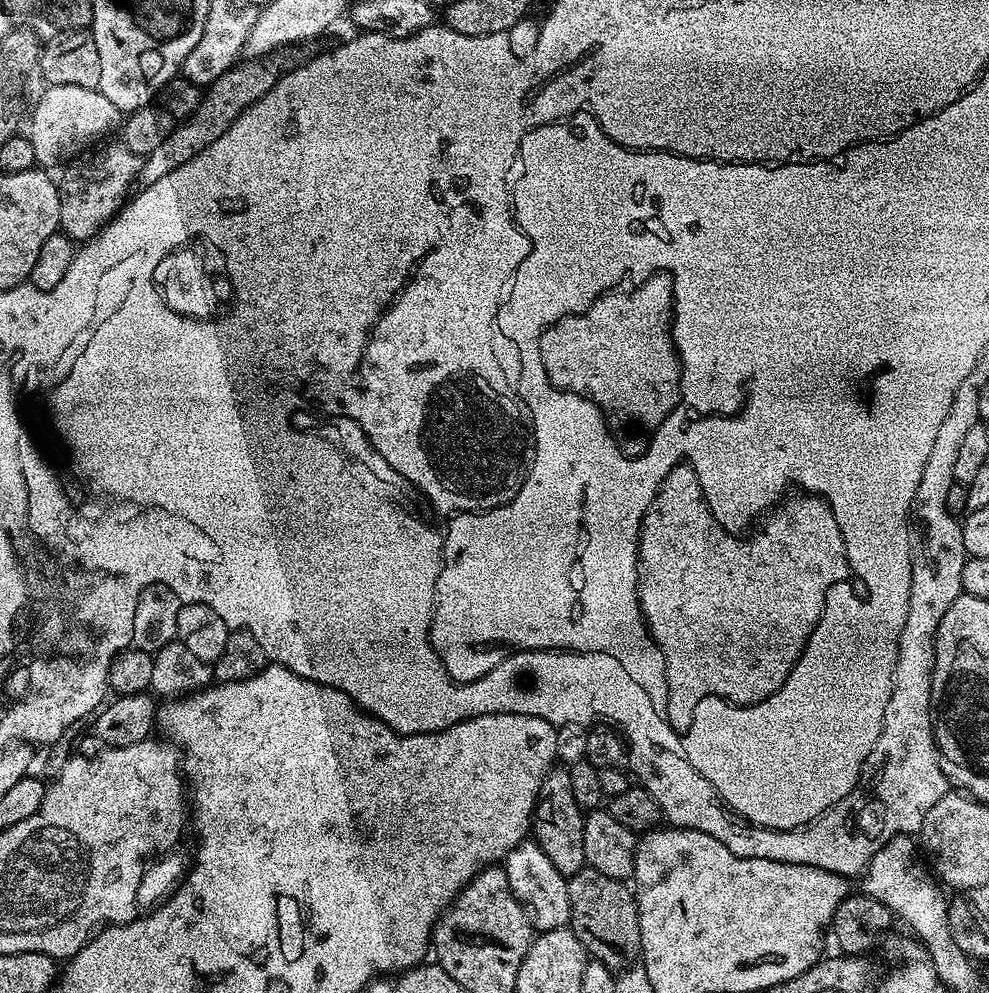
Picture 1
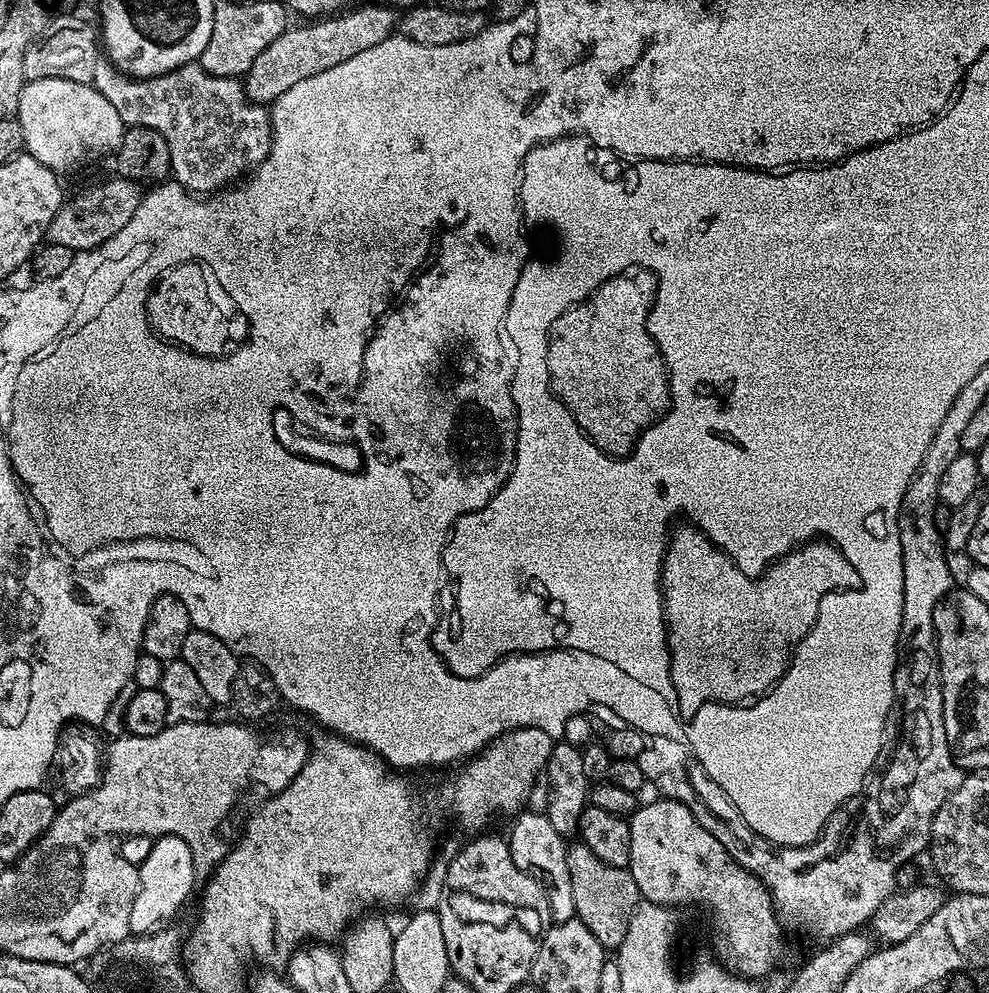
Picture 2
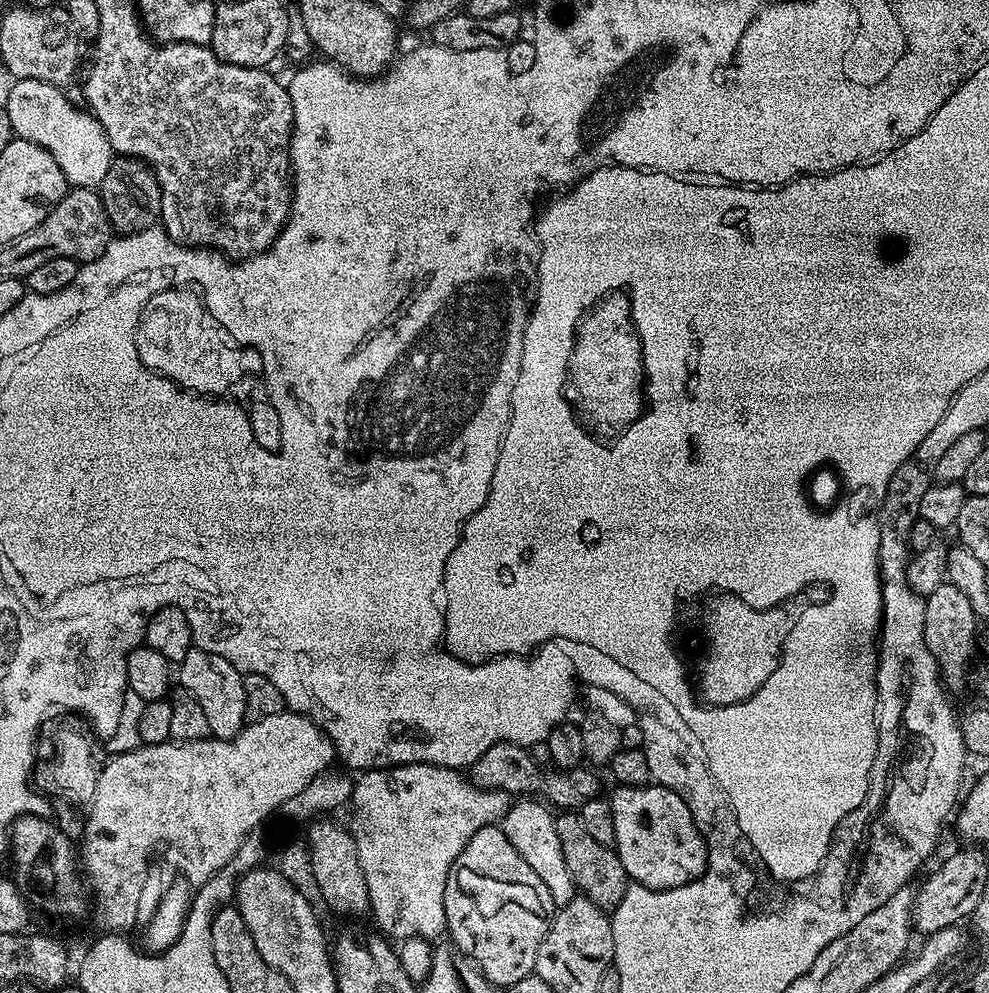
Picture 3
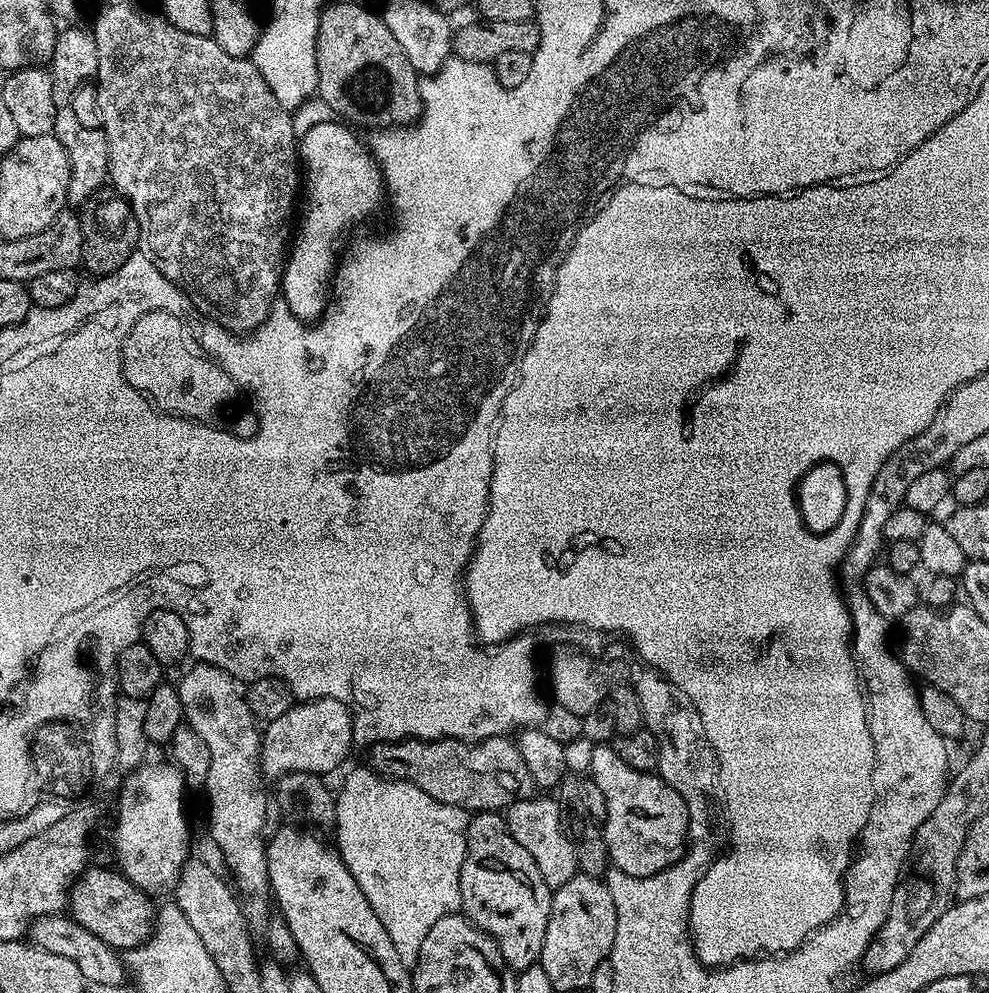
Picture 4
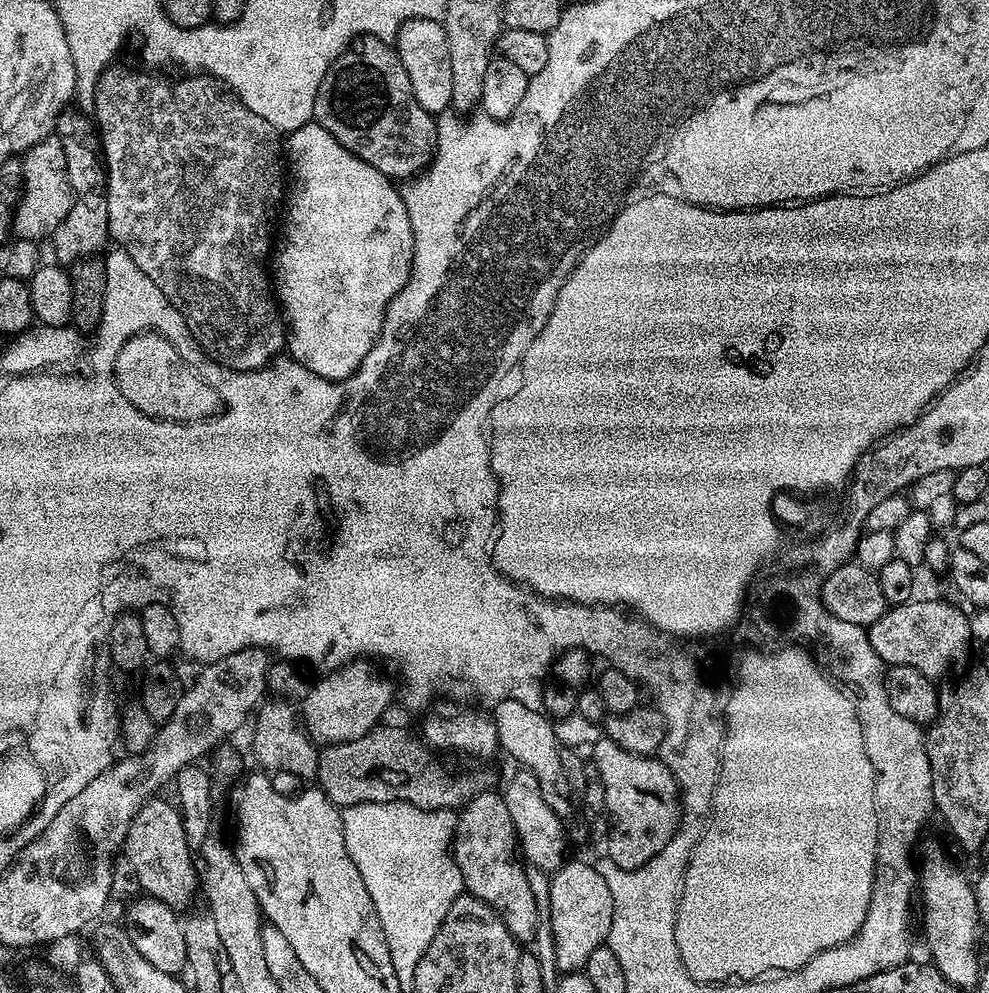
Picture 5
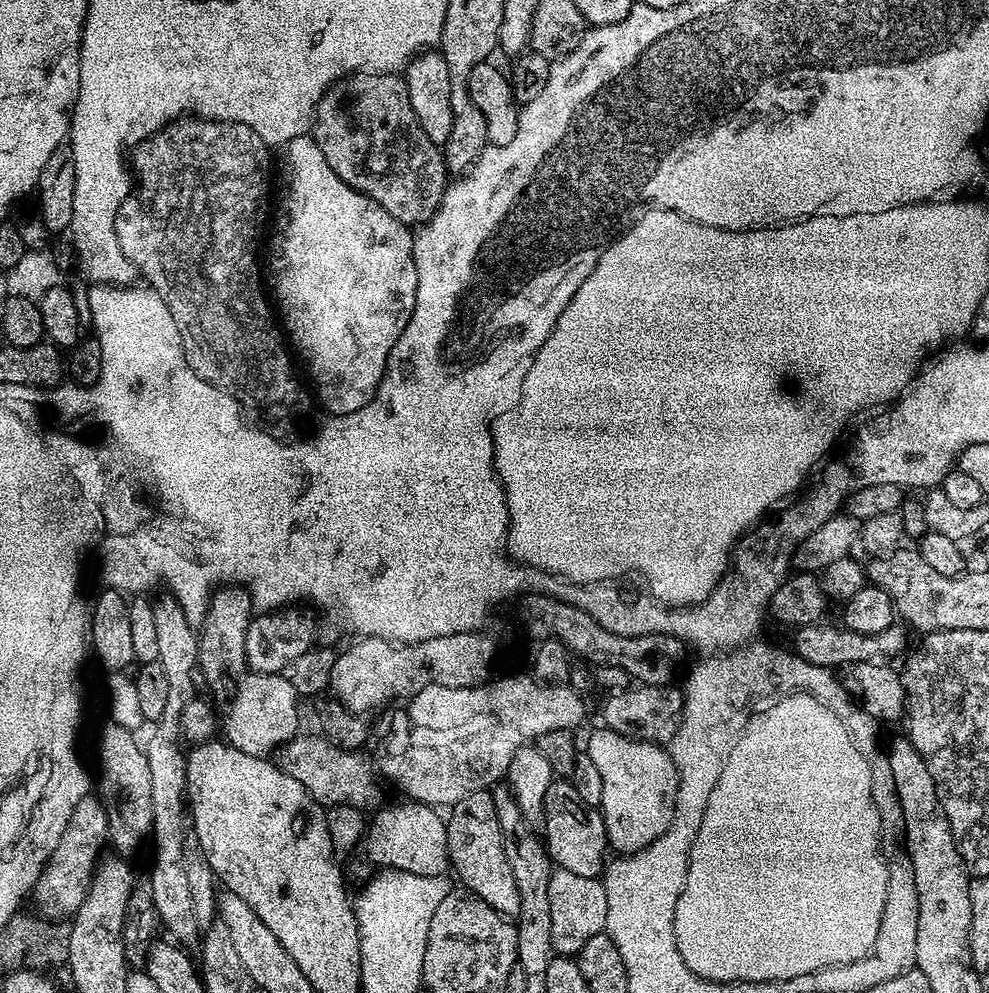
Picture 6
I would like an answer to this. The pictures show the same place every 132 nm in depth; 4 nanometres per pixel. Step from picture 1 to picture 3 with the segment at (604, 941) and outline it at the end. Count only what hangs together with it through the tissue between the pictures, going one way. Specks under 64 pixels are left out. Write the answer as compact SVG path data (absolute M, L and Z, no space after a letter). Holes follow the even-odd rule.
M576 810L561 811L556 816L556 829L558 842L562 842L562 858L566 858L566 870L570 870L570 878L574 878L577 893L594 902L594 906L615 910L622 902L630 883L615 847L597 842L586 831L580 813Z

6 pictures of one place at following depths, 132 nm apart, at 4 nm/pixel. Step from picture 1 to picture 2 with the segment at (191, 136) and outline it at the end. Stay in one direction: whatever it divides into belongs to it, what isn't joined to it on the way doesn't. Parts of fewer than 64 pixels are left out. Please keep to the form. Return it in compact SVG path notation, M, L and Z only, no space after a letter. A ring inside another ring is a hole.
M364 4L315 22L304 22L301 28L288 27L254 58L254 66L242 77L244 93L255 104L271 105L273 100L286 94L290 86L302 82L302 78L322 74L322 70L330 70L330 66L338 66L338 62L346 62L346 58L354 58L354 54L362 54L362 50L370 50L370 46L388 39L397 31L398 12L384 4ZM117 175L115 179L86 189L69 204L68 201L61 203L48 227L47 243L66 246L73 253L88 252L91 248L97 248L102 240L108 240L114 233L122 232L126 225L131 224L134 210L140 207L141 185L122 175Z

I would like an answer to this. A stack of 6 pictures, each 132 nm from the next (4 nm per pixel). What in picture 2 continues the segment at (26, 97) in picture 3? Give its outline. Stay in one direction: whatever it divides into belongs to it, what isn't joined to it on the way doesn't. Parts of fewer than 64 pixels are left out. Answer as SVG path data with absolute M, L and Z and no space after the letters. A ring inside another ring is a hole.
M42 78L29 80L24 85L18 98L18 110L15 119L20 121L24 135L24 147L27 155L34 157L42 166L52 169L57 174L68 172L87 160L96 160L99 156L115 153L124 137L126 126L122 118L118 118L118 110L102 98L102 94L92 84L70 82L62 78Z

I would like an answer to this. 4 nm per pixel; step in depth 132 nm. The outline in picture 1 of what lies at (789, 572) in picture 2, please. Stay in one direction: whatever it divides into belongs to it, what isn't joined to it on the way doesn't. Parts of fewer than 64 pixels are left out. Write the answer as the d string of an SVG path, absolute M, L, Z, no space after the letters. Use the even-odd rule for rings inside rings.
M684 464L674 466L670 474L666 474L664 492L659 492L656 508L651 508L648 512L646 539L642 541L642 559L640 597L648 611L650 627L656 631L659 644L664 644L666 674L672 676L672 708L666 716L672 722L683 721L684 708L698 706L698 702L707 696L716 696L732 704L736 700L758 700L764 692L775 690L776 684L783 681L785 670L792 665L794 654L802 654L808 641L808 628L812 628L818 615L818 605L824 604L824 588L828 588L832 580L838 580L842 575L840 536L834 531L832 518L827 516L826 510L818 506L816 501L807 501L797 508L790 506L782 513L782 518L778 522L768 524L768 529L758 539L752 540L752 545L738 546L736 540L731 540L725 532L720 532L718 525L712 524L712 516L706 515L704 500L698 499L696 483L690 482L690 474Z

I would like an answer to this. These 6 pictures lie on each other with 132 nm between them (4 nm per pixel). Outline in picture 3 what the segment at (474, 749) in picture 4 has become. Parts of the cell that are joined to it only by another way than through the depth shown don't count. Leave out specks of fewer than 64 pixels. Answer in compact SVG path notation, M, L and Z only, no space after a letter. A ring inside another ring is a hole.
M492 744L490 750L486 750L482 758L471 765L470 776L481 788L499 788L509 794L539 794L549 805L560 810L579 810L586 802L601 795L600 776L596 773L599 771L591 767L577 766L567 770L551 770L548 773L540 770L541 765L527 747L519 744Z

